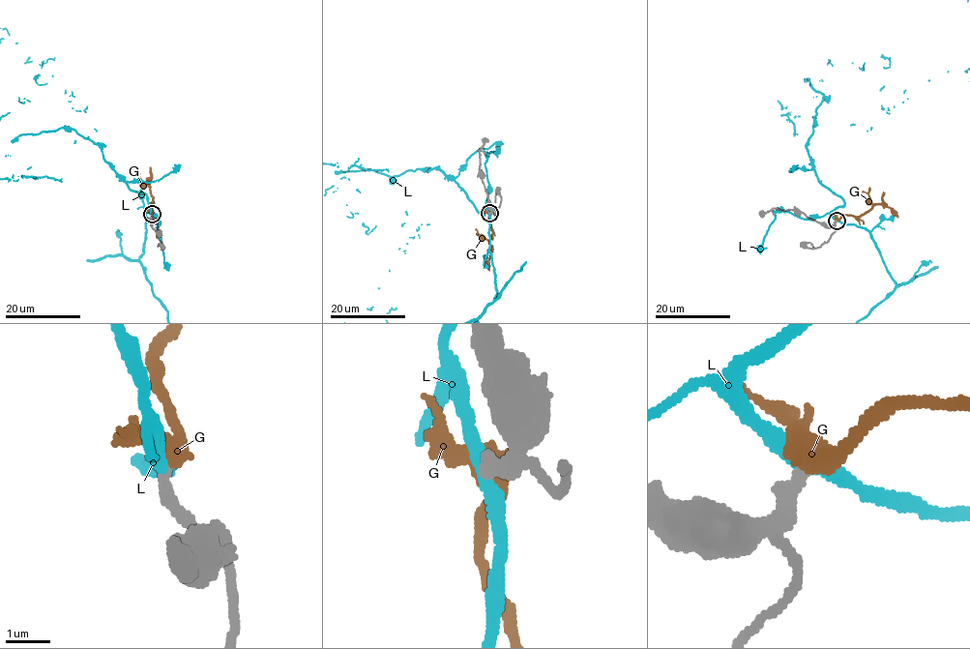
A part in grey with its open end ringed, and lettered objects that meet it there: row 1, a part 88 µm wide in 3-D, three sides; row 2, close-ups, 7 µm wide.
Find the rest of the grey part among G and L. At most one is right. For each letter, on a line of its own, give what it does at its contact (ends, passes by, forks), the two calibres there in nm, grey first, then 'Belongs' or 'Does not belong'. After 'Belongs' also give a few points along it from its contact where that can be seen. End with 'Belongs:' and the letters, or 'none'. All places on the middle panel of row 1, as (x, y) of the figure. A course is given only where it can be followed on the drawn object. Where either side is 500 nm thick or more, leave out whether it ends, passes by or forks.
G: It passes by. Thickness 300 nm (grey) against 440 nm. Belongs. Its course: (489, 213), (492, 233), (489, 271)
L: It passes by. Thickness 320 nm (grey) against 320 nm. Does not belong
Belongs: G

